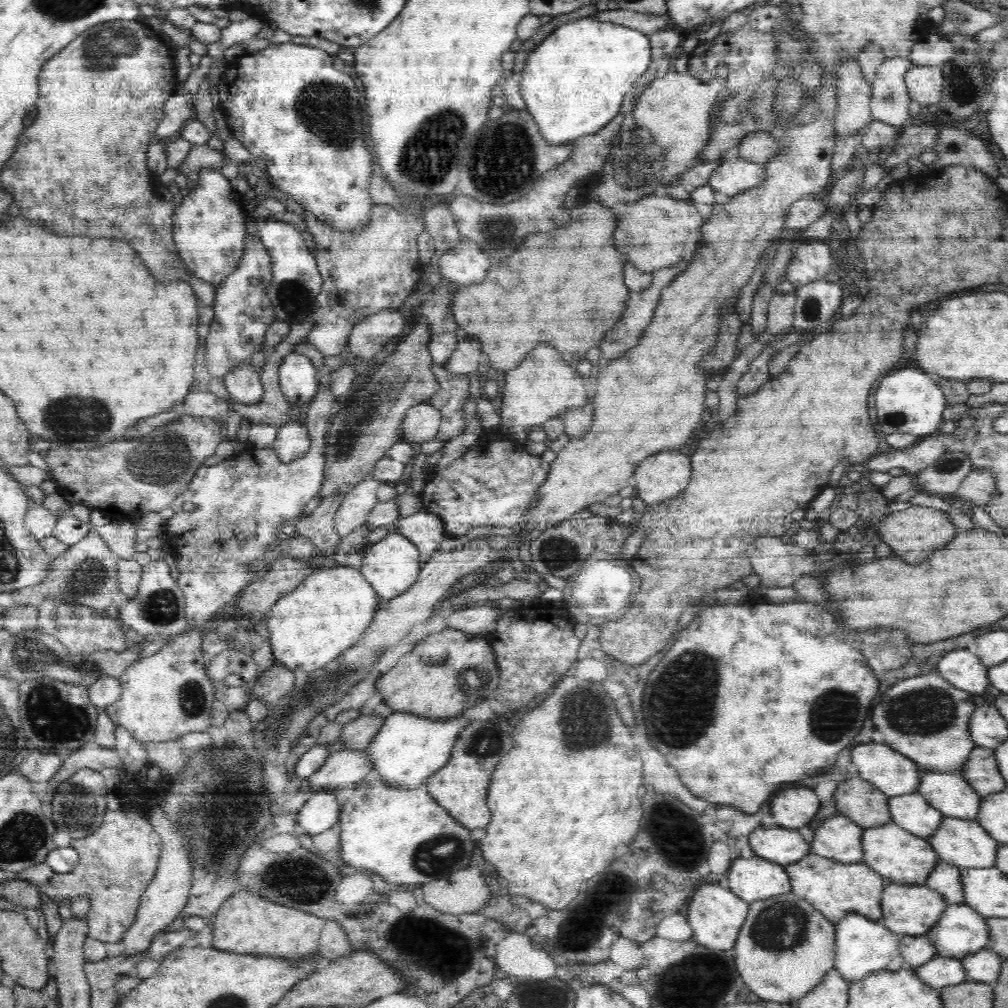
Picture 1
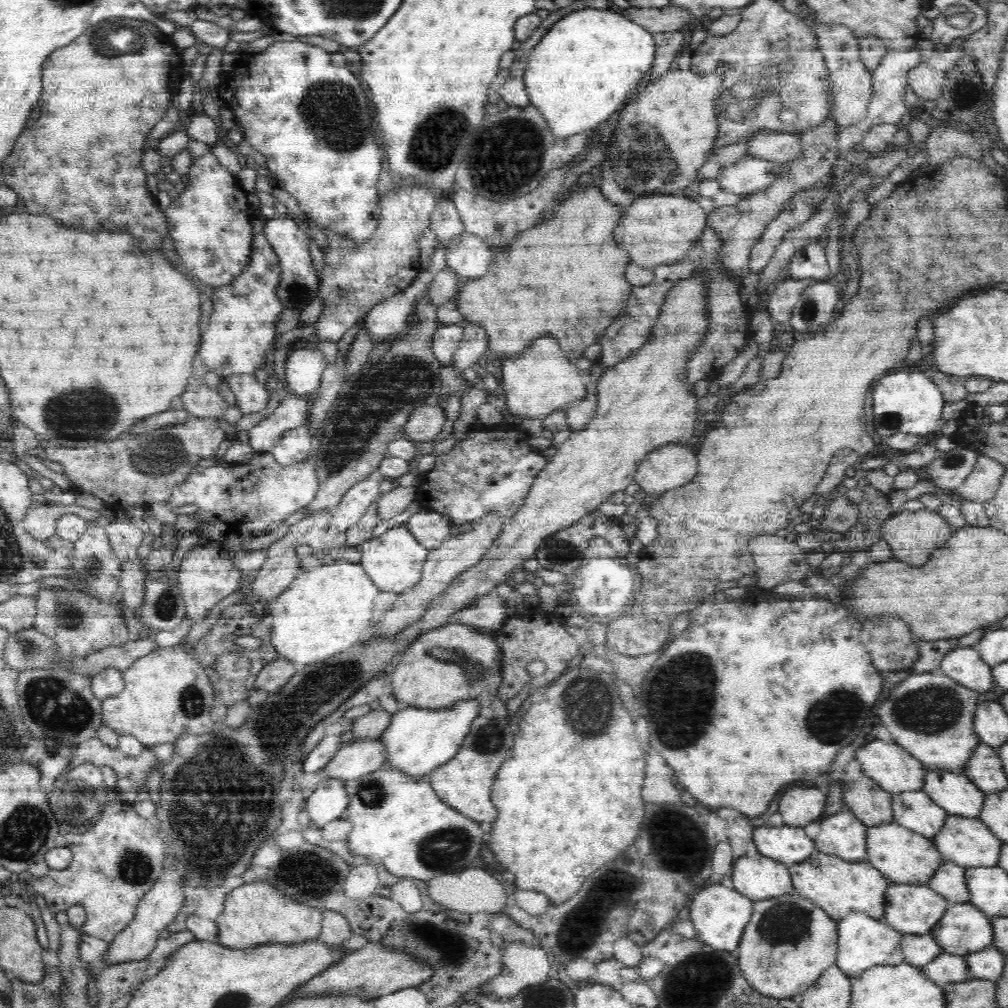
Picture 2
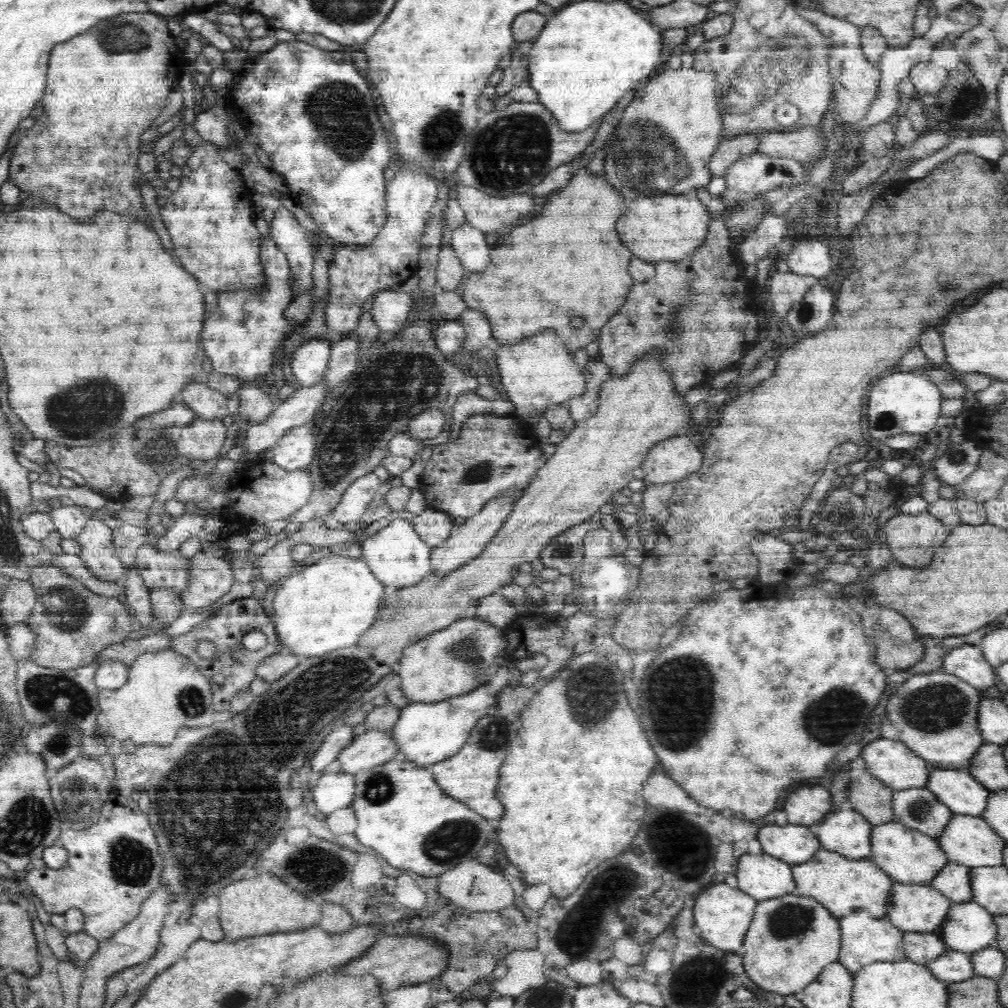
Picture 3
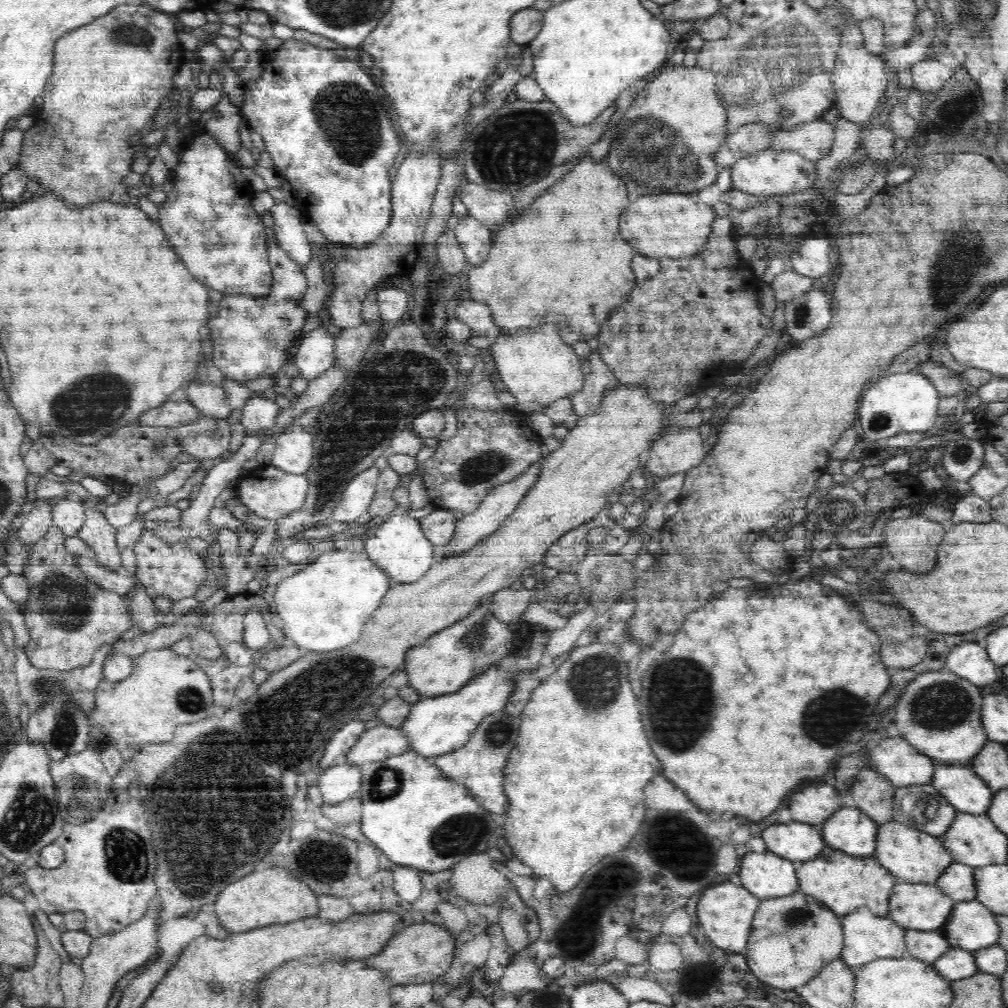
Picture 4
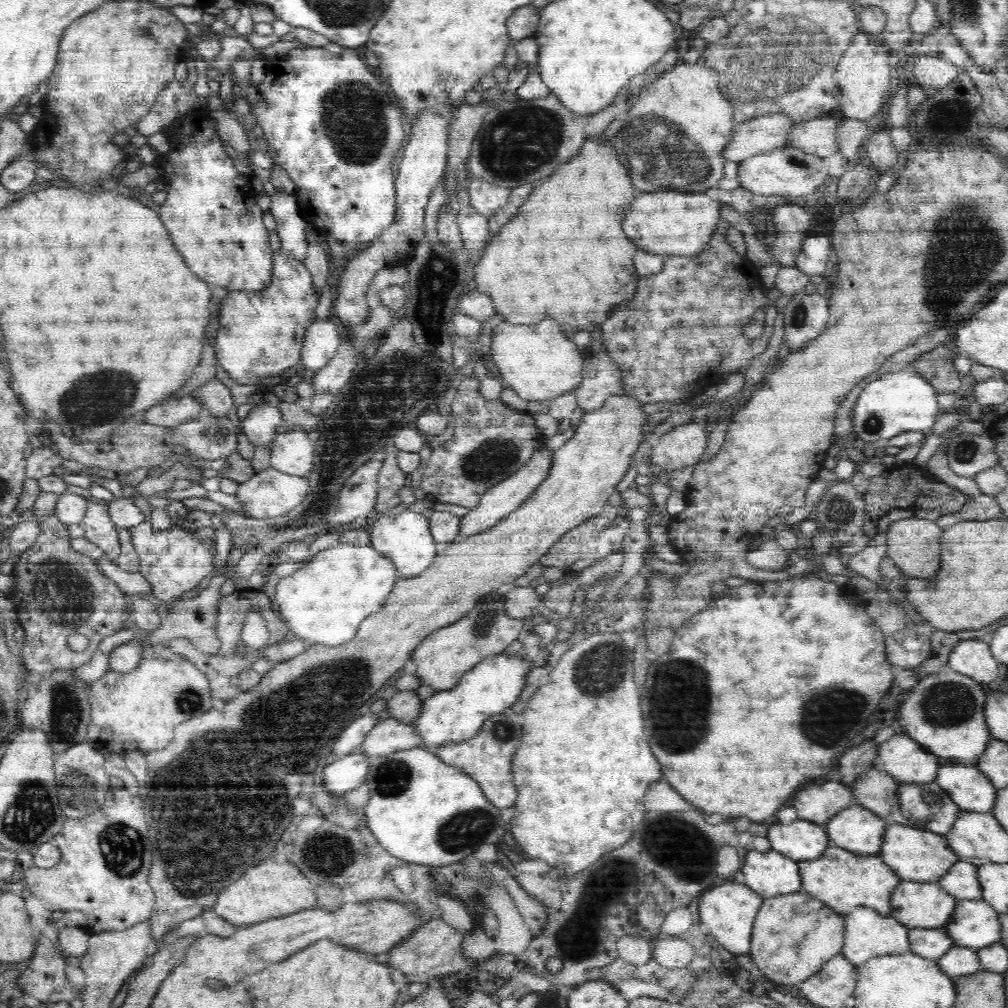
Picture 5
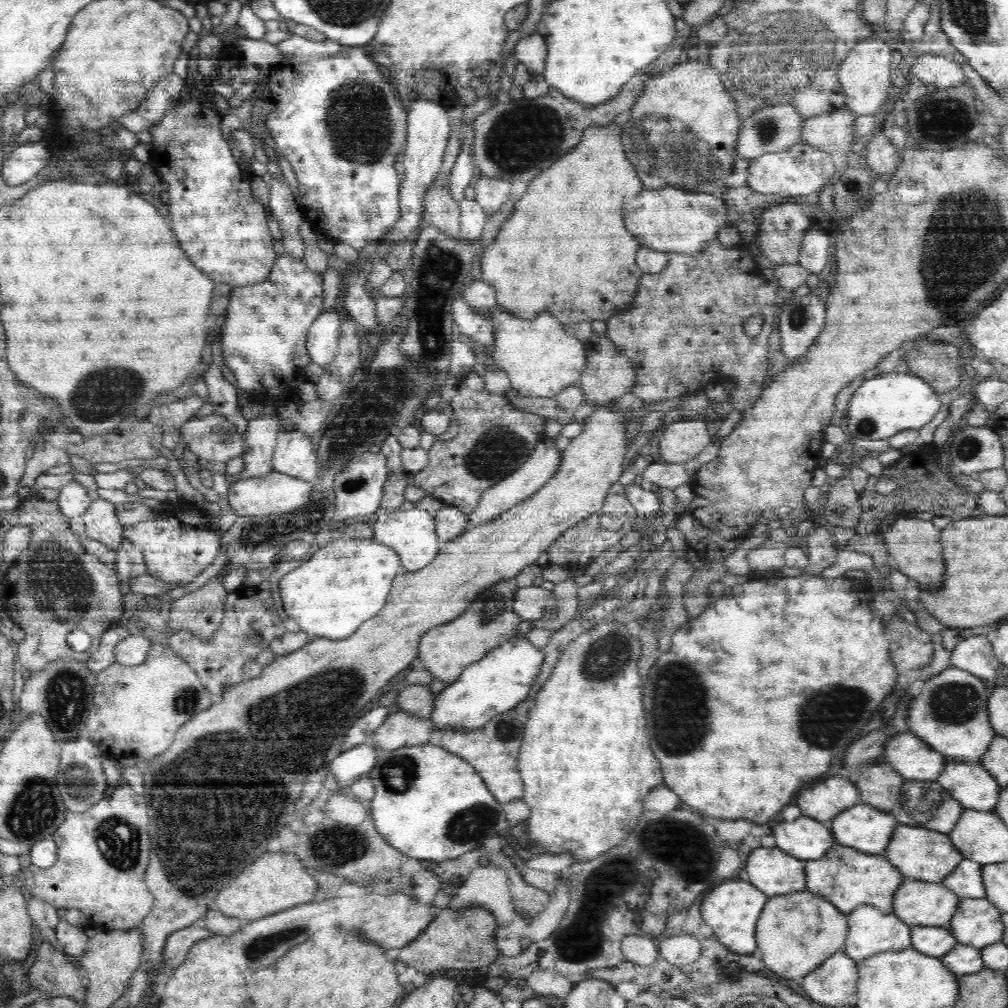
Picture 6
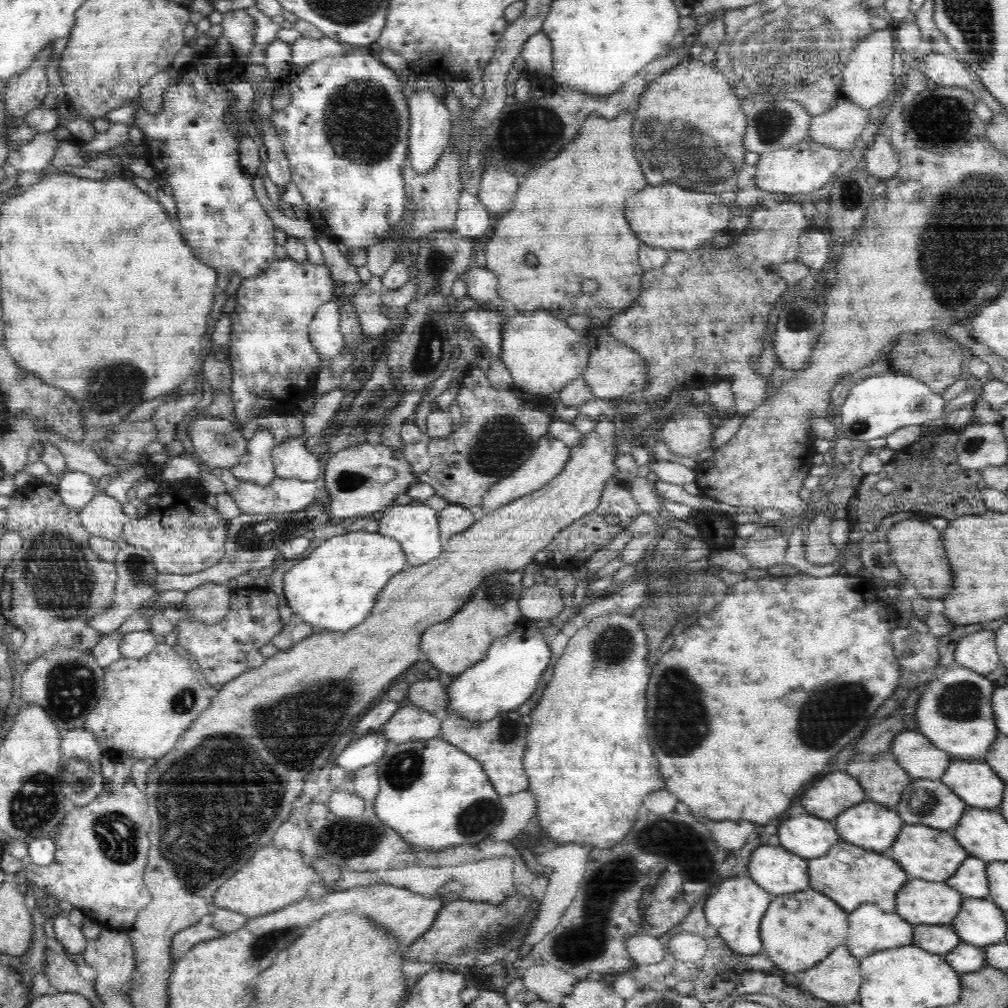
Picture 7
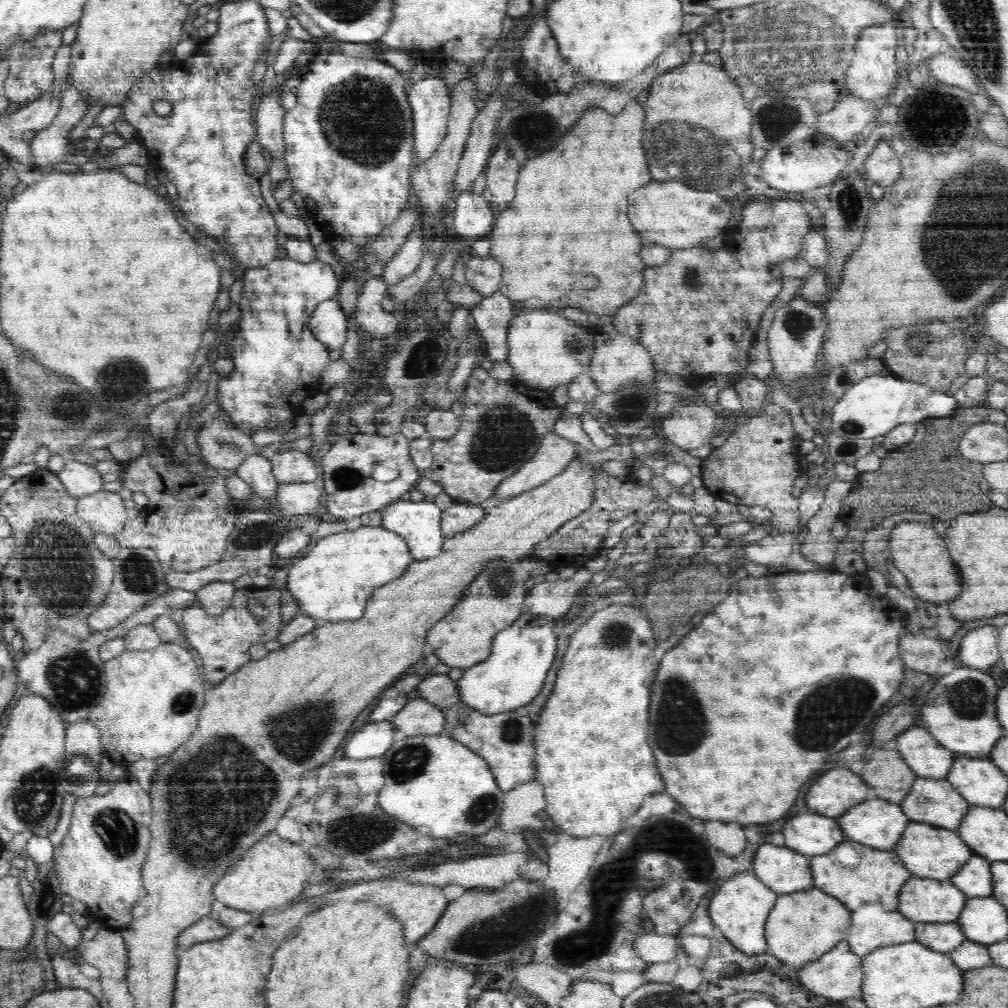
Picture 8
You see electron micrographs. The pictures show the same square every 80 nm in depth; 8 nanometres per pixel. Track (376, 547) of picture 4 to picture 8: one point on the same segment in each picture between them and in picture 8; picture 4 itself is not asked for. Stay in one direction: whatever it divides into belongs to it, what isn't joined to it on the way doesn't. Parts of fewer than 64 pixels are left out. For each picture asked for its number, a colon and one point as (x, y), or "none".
5: (406, 538)
6: (412, 533)
7: (415, 527)
8: (418, 522)

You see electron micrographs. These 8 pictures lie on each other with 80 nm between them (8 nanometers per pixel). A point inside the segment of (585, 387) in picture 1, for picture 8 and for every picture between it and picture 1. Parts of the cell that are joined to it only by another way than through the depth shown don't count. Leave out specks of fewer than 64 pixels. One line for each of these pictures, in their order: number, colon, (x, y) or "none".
2: (541, 382)
3: (538, 374)
4: (537, 368)
5: (538, 362)
6: (540, 359)
7: (542, 354)
8: (545, 350)

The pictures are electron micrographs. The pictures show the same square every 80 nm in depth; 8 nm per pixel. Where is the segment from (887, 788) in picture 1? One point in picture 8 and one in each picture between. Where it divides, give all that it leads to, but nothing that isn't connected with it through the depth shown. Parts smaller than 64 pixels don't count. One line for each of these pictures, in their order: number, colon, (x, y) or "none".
2: (894, 769)
3: (889, 760)
4: (895, 758)
5: (903, 758)
6: (906, 752)
7: (913, 751)
8: (921, 751)

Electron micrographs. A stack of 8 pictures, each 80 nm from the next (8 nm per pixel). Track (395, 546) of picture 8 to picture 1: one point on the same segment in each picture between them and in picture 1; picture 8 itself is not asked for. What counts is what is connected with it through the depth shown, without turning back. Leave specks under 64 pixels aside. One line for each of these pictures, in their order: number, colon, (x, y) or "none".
1: (328, 612)
2: (324, 611)
3: (330, 604)
4: (323, 607)
5: (325, 602)
6: (340, 585)
7: (334, 587)

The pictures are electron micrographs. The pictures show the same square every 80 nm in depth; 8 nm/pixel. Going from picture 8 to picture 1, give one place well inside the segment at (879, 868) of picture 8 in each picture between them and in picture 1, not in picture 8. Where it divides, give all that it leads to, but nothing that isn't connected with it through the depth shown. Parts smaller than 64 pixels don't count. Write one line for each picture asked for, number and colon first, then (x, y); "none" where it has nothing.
1: (836, 889)
2: (838, 886)
3: (842, 885)
4: (845, 883)
5: (845, 880)
6: (847, 877)
7: (850, 875)

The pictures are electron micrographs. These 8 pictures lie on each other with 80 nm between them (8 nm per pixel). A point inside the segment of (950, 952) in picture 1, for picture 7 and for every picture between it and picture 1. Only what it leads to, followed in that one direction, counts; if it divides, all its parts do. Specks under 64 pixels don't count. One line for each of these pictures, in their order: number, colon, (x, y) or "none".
2: (964, 929)
3: (968, 927)
4: (972, 926)
5: (974, 924)
6: (977, 922)
7: (980, 921)

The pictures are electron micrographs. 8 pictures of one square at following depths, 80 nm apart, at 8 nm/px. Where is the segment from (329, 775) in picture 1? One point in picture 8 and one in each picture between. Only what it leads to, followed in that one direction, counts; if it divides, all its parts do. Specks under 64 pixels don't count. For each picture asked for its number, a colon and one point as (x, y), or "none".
2: (354, 759)
3: (374, 747)
4: (383, 741)
5: (388, 736)
6: (401, 729)
7: (409, 722)
8: (419, 716)

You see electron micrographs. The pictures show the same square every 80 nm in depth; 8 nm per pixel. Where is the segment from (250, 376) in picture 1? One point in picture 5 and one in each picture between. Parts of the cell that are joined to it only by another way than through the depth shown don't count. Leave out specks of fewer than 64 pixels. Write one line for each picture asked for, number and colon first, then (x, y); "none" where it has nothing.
2: (252, 397)
3: (255, 406)
4: (259, 413)
5: (260, 425)

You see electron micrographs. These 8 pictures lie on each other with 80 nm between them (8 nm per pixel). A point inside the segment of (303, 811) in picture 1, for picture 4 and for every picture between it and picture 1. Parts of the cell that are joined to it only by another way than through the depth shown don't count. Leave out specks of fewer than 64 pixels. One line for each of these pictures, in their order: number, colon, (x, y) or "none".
2: (328, 801)
3: (333, 791)
4: (338, 783)

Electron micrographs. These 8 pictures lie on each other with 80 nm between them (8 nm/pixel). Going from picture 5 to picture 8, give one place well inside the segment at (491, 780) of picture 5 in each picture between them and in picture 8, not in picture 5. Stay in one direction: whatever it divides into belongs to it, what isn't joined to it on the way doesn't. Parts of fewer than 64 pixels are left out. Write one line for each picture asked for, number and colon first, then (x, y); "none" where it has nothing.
6: (493, 749)
7: (500, 743)
8: (506, 740)

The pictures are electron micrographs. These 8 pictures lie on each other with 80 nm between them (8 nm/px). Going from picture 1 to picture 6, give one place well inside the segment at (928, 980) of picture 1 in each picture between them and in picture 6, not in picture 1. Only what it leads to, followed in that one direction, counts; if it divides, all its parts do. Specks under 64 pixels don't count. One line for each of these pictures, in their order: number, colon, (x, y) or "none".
2: (946, 968)
3: (953, 966)
4: (955, 963)
5: (958, 961)
6: (963, 959)

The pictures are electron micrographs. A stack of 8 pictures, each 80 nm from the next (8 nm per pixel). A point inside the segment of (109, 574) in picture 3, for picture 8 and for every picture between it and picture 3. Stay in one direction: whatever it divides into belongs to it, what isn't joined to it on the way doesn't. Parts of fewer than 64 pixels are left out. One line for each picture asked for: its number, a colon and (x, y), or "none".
4: (97, 532)
5: (98, 527)
6: (101, 523)
7: (103, 516)
8: (104, 511)

